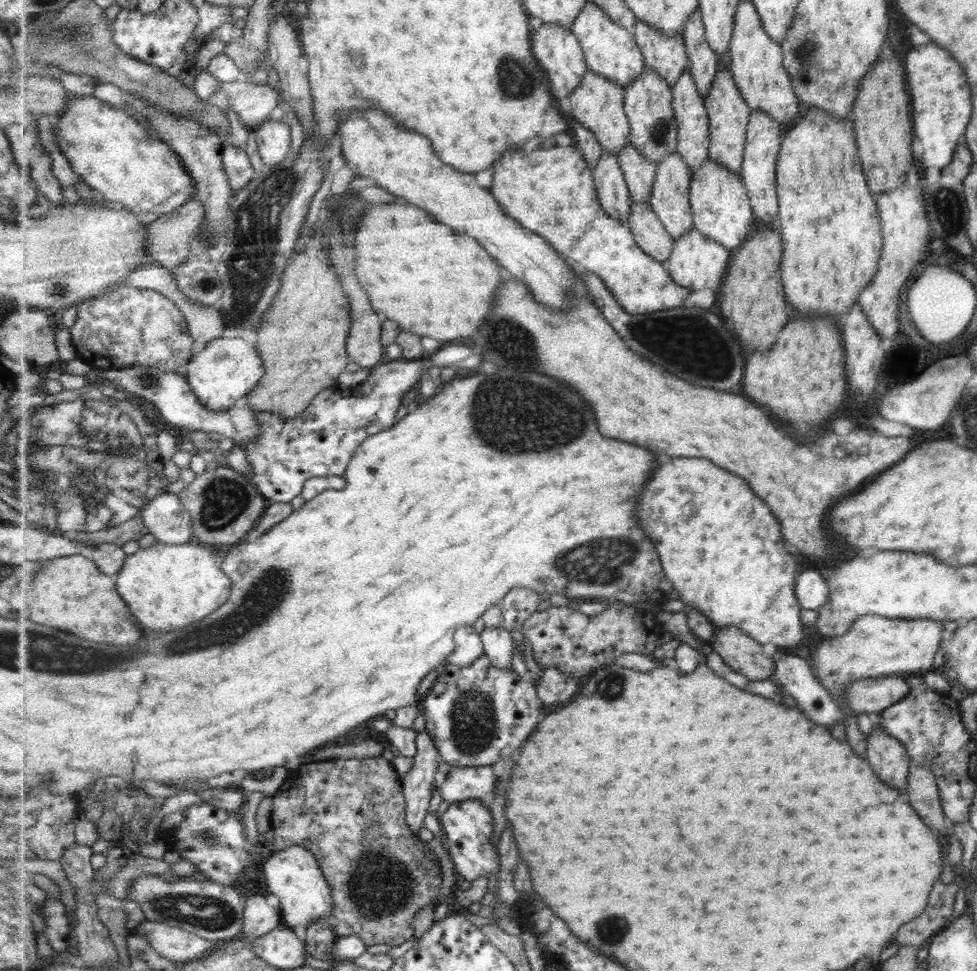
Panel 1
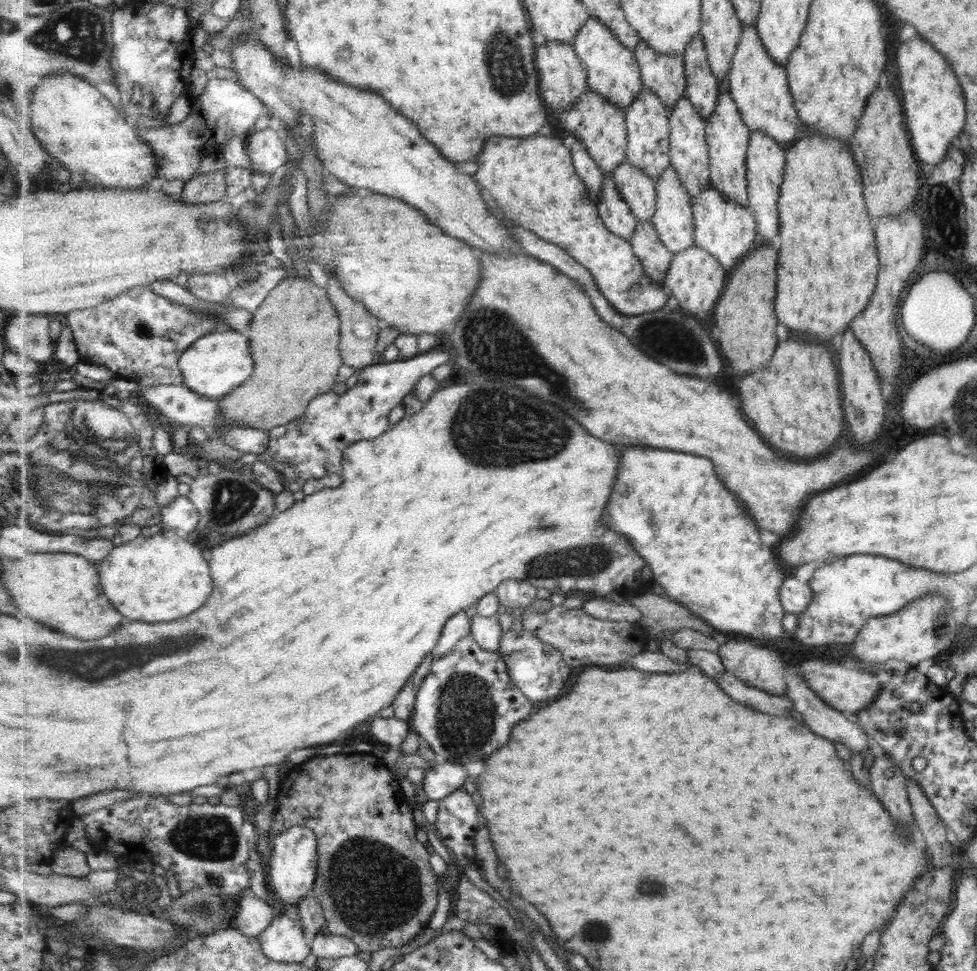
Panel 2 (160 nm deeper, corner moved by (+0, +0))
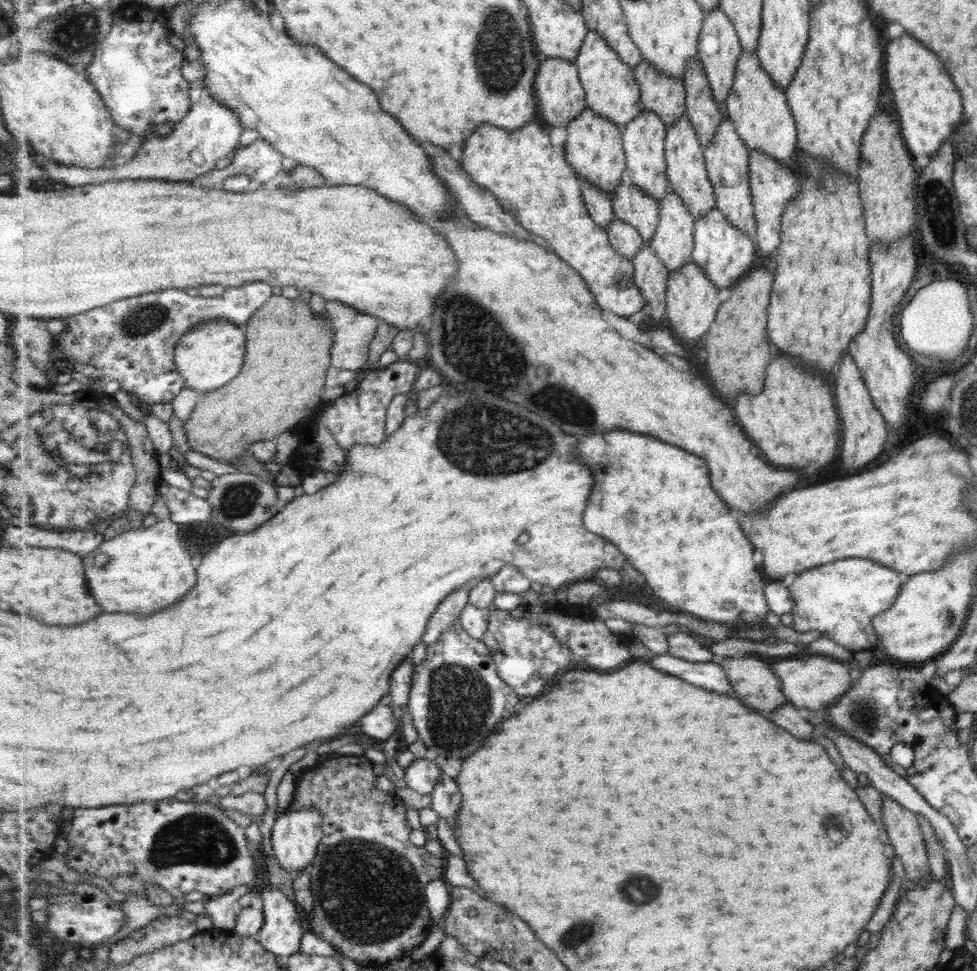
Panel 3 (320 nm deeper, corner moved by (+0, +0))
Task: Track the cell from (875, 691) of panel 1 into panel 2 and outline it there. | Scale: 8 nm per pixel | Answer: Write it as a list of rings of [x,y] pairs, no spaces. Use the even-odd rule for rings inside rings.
[[[809,660],[802,662],[801,677],[803,677],[812,690],[827,707],[832,710],[841,711],[848,716],[852,716],[857,711],[864,711],[873,704],[873,698],[877,696],[882,678],[875,680],[873,674],[867,670],[847,670],[839,664],[833,662],[821,662],[821,660]]]

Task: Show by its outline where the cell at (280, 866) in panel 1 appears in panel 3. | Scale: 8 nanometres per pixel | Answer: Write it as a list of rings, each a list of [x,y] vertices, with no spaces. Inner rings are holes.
[[[317,809],[283,812],[275,818],[272,827],[272,845],[281,868],[293,875],[293,872],[305,871],[313,866],[321,841],[324,839],[322,822],[325,817]]]

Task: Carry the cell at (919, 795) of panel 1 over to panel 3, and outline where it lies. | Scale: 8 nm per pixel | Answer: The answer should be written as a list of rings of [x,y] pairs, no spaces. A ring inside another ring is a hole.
[[[915,814],[919,830],[922,834],[924,847],[926,850],[926,859],[928,862],[928,872],[930,877],[937,881],[941,881],[948,866],[946,865],[947,852],[941,846],[940,840],[937,840],[932,826],[928,820],[922,817],[922,814]]]

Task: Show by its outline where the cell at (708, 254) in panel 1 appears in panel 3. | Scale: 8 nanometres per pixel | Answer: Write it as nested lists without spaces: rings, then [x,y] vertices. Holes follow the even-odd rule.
[[[695,261],[687,263],[679,270],[671,271],[668,278],[668,310],[665,321],[673,329],[681,342],[692,346],[700,338],[704,338],[713,323],[716,322],[721,308],[719,287],[713,284],[711,277]]]

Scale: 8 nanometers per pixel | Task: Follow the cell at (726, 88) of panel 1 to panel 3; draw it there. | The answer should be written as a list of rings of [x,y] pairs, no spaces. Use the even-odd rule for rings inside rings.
[[[726,115],[726,119],[722,121],[717,129],[712,143],[708,144],[704,150],[709,179],[713,182],[716,192],[716,206],[721,212],[724,212],[729,222],[733,222],[743,232],[748,232],[752,239],[756,241],[758,226],[750,182],[750,149],[740,137],[740,133],[737,132],[736,124],[733,124],[731,116]]]

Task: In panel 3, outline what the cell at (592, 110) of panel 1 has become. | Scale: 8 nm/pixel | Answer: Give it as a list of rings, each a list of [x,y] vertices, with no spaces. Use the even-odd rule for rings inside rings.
[[[588,106],[572,123],[568,124],[566,130],[567,141],[564,149],[569,165],[573,166],[580,179],[589,181],[613,196],[621,182],[625,180],[628,169],[623,128]]]

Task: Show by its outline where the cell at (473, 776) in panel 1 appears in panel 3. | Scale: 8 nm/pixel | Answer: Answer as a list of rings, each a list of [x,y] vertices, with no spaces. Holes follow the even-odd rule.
[[[423,758],[414,759],[404,771],[407,786],[421,794],[431,794],[439,778],[445,774],[440,762]]]

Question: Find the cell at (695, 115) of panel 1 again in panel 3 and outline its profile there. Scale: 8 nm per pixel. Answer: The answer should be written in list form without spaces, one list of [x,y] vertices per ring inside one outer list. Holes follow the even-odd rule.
[[[688,116],[677,121],[668,129],[666,136],[665,155],[668,162],[668,180],[673,191],[679,195],[693,217],[705,217],[716,207],[716,192],[713,182],[709,179],[707,161],[703,141],[696,133],[696,128]]]

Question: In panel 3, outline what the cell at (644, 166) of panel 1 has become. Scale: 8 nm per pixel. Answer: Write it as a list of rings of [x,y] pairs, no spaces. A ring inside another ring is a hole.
[[[626,177],[621,182],[620,187],[617,188],[615,194],[613,194],[613,204],[615,217],[629,223],[631,227],[635,227],[646,241],[652,240],[660,224],[661,204],[659,200],[649,196],[644,190],[639,189],[633,181]]]

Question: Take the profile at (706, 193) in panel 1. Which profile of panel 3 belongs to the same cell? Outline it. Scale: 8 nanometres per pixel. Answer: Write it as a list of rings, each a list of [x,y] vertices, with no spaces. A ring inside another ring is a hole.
[[[717,206],[709,215],[696,219],[694,240],[692,260],[700,264],[720,290],[735,288],[738,282],[751,272],[751,268],[754,268],[758,247],[756,241],[748,232],[743,232],[733,222],[729,222]]]

